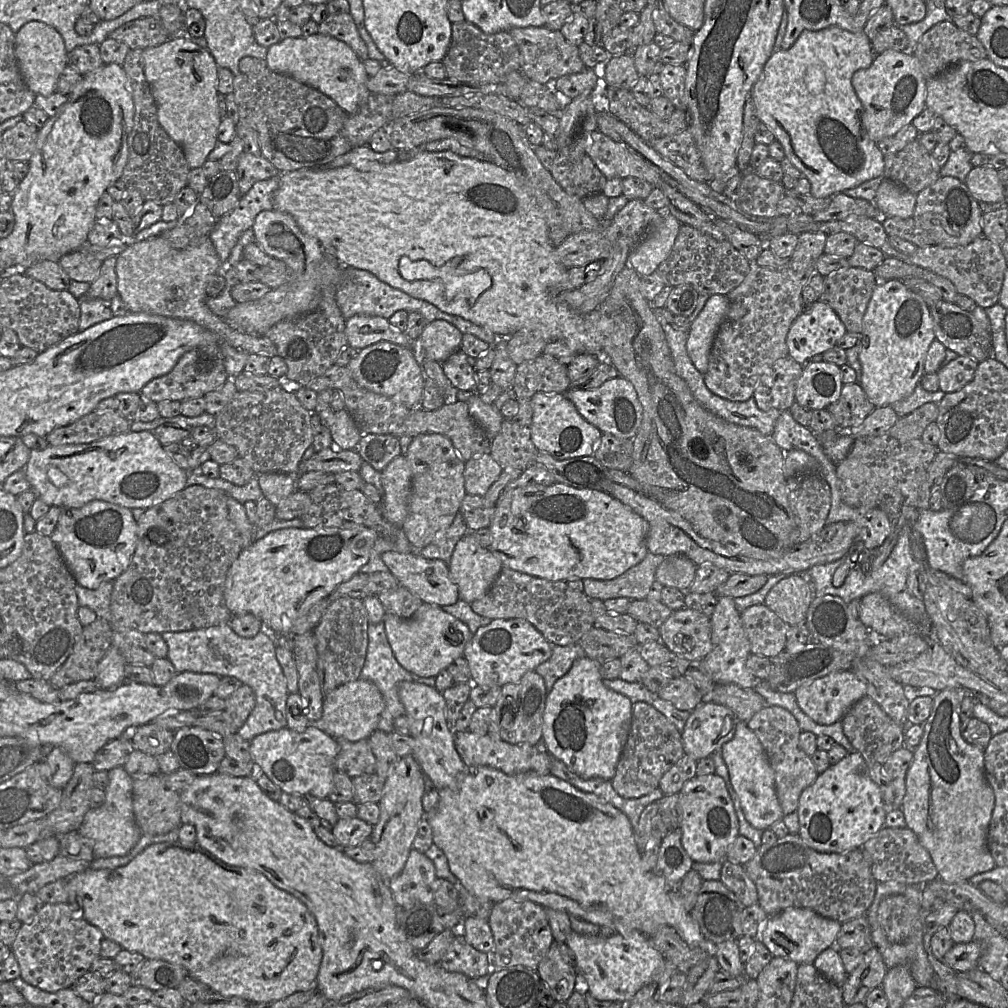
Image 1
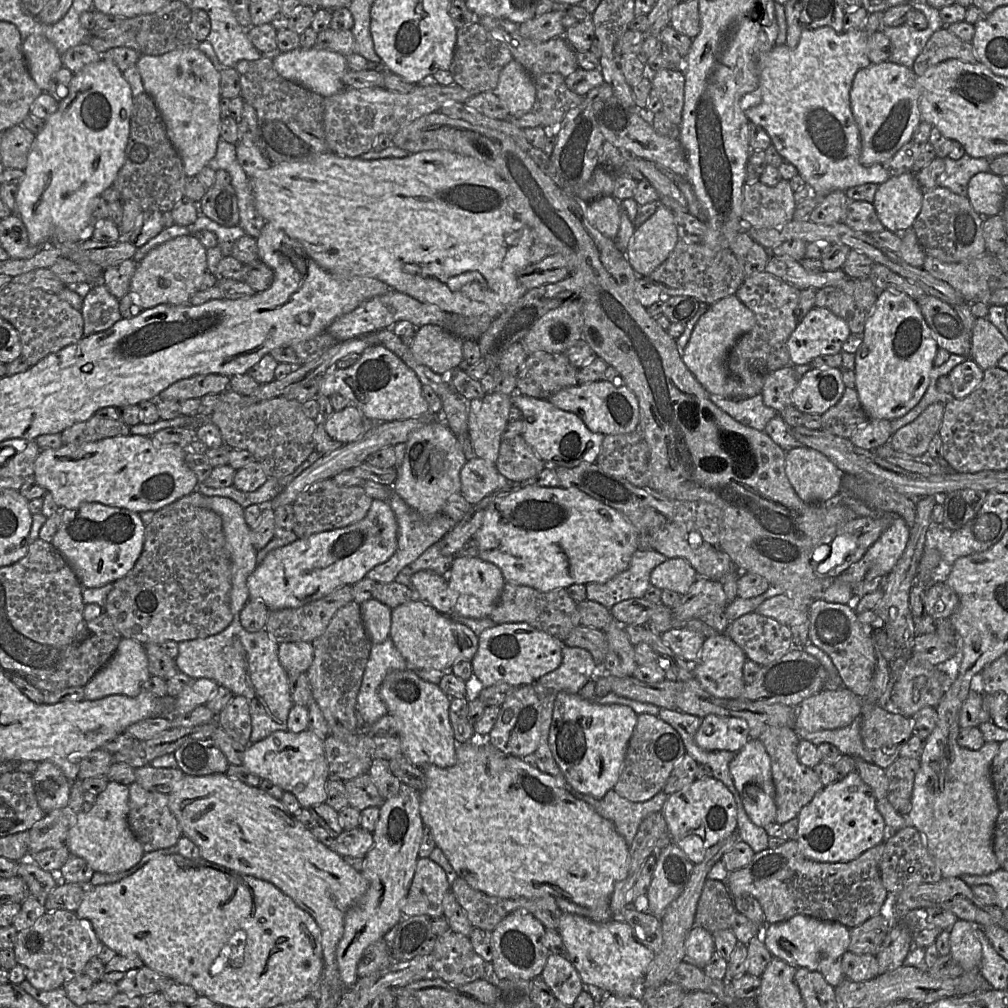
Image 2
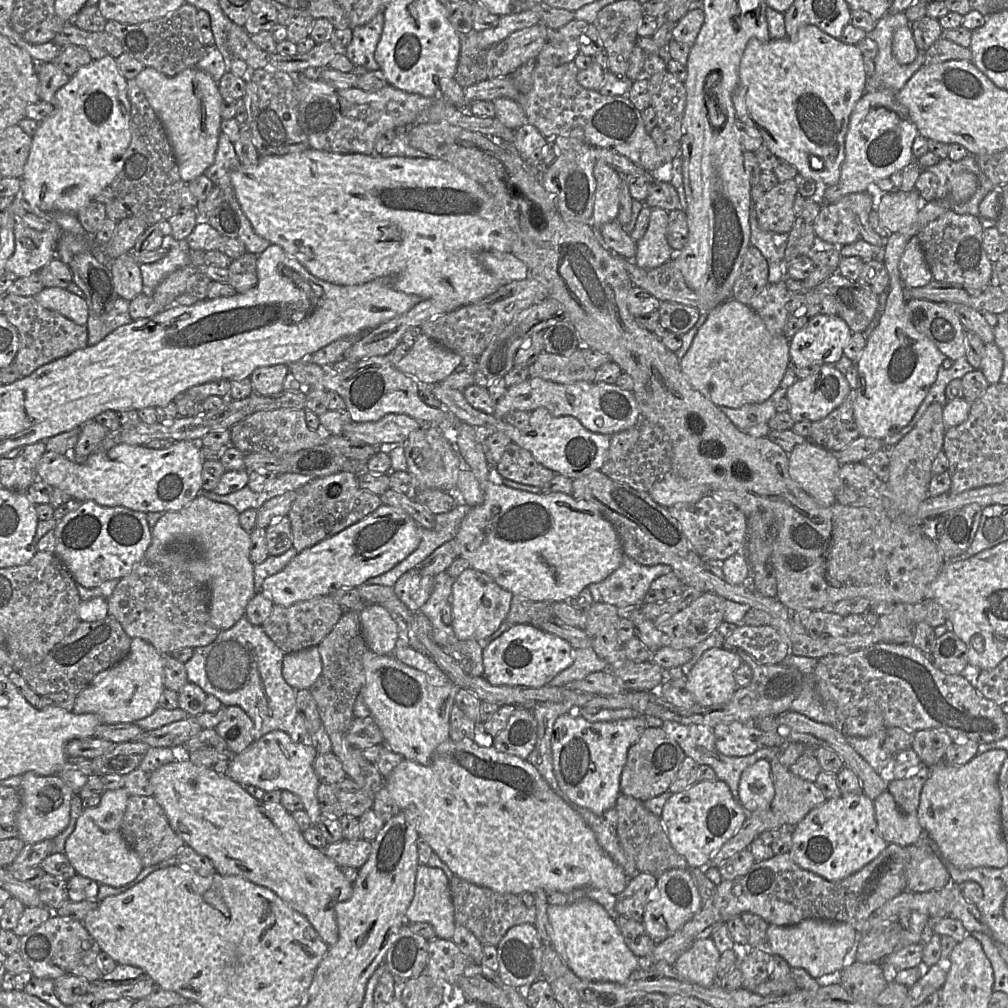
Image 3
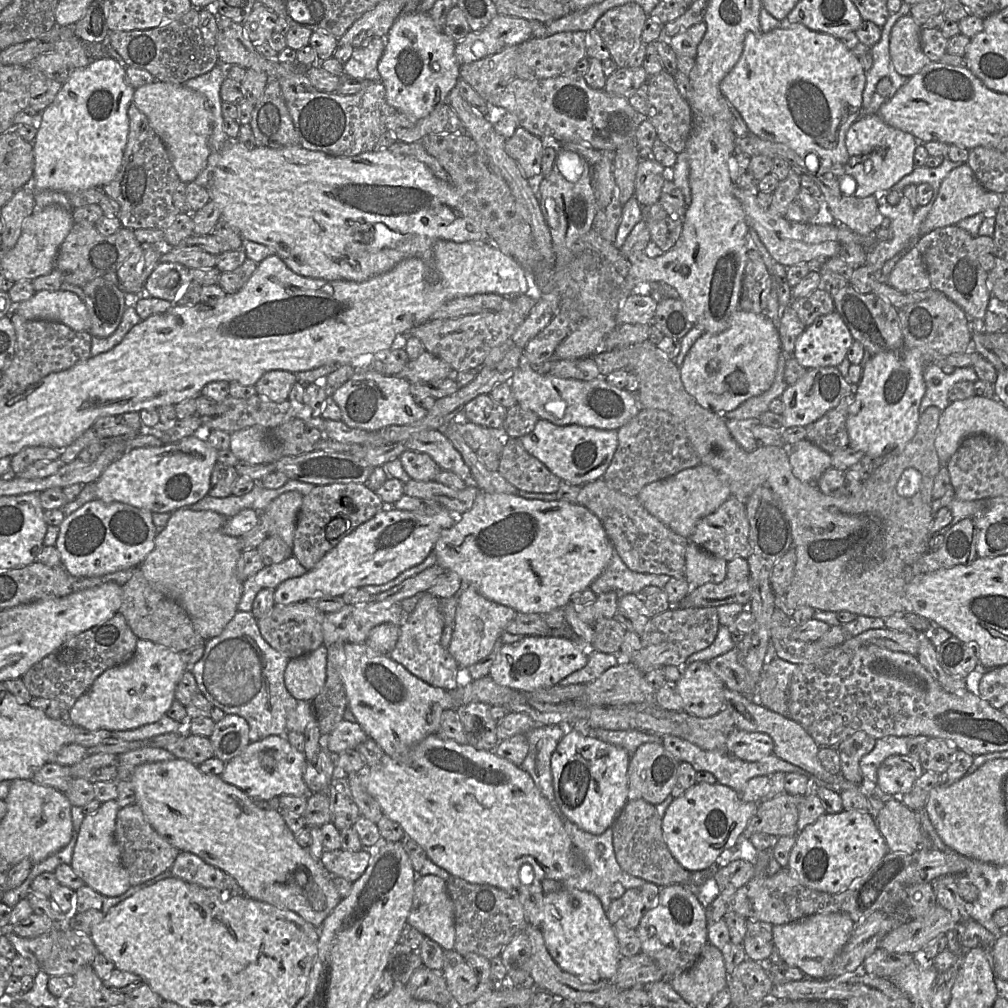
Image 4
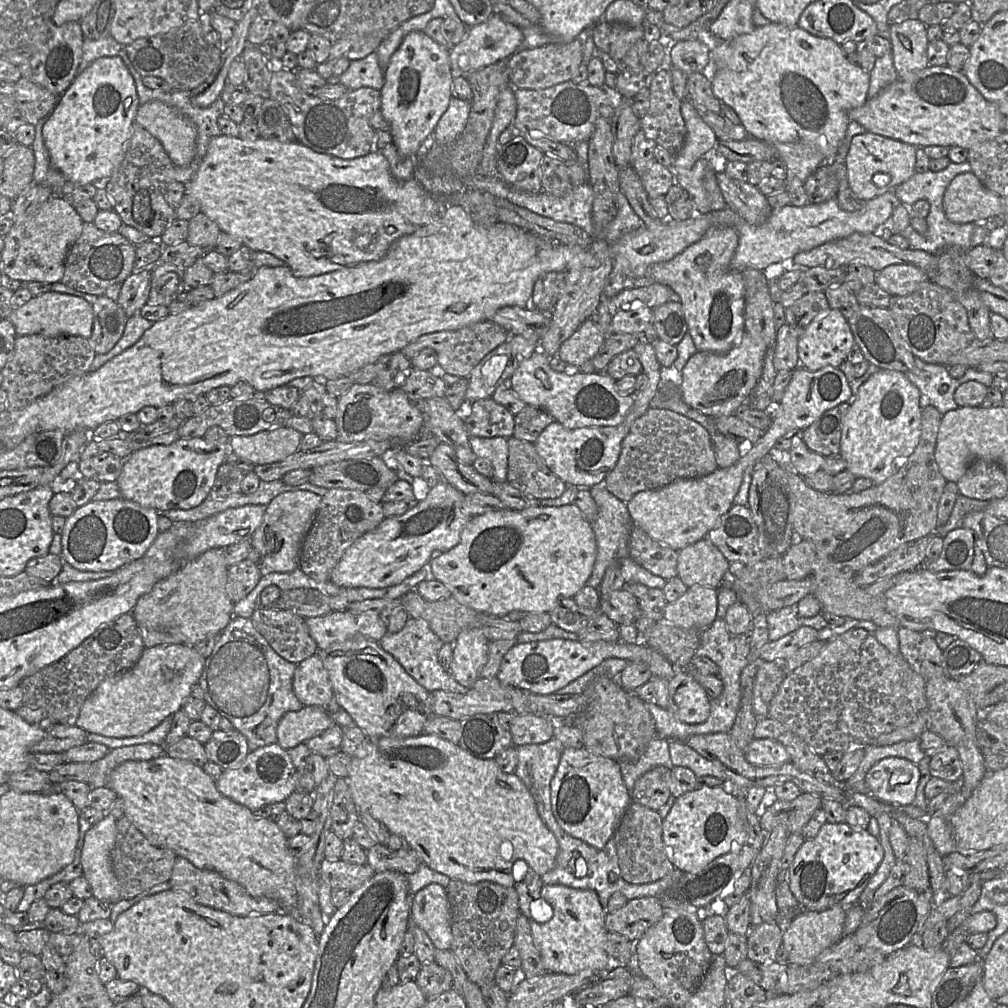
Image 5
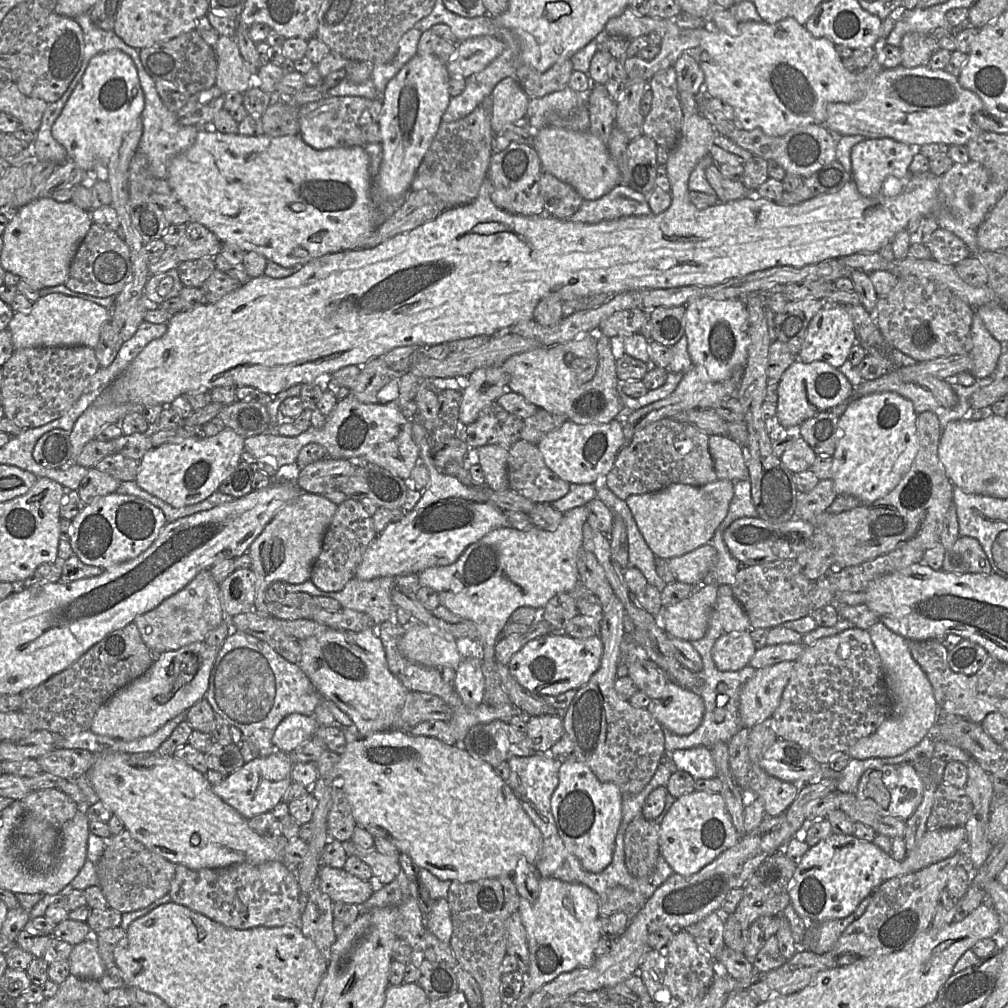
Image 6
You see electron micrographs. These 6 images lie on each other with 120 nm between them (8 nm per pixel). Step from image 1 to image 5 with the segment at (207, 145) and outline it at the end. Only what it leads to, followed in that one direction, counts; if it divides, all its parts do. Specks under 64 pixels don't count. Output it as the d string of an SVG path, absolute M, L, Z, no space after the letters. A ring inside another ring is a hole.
M157 100L139 105L135 122L162 144L174 166L188 166L196 154L196 127L177 110Z

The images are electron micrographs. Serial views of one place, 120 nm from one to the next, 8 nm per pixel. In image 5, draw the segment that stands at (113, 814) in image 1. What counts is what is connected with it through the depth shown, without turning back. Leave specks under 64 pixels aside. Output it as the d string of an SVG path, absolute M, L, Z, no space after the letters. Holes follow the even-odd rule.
M106 813L99 823L91 826L86 832L81 851L83 877L90 884L93 896L110 904L121 900L120 886L113 872L111 861L111 852L114 848L117 834L116 821L113 816Z

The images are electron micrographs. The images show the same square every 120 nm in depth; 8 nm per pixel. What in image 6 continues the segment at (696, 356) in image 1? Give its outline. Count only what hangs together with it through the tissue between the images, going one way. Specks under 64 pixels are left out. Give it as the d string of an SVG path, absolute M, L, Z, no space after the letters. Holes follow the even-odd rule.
M693 366L690 370L683 374L678 386L665 399L651 403L641 409L636 409L632 412L625 412L623 419L624 446L628 445L634 434L645 427L646 425L666 417L672 417L675 414L691 409L708 409L714 408L724 399L732 396L737 397L737 390L742 378L743 368L737 369L729 378L720 381L703 381L696 368Z

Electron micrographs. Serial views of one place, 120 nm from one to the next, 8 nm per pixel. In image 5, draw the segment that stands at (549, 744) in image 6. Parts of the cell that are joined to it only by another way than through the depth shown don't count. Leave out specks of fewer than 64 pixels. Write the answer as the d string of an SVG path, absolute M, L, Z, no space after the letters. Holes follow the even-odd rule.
M518 714L509 727L516 747L545 743L554 737L554 729L551 718L537 714Z

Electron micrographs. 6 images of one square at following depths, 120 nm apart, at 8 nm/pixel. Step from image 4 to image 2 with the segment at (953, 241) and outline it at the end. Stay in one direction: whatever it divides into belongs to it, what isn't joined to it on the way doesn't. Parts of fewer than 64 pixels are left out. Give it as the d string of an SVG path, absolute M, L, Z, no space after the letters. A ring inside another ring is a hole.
M938 186L924 191L922 207L912 228L926 256L951 263L975 258L987 252L982 225L983 216L974 210L967 196Z

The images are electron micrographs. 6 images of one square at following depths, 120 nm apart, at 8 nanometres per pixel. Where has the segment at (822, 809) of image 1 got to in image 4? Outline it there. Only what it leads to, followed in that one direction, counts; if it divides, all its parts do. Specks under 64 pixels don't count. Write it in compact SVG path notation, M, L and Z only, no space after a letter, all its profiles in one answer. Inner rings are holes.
M844 809L835 814L824 813L796 835L787 867L808 888L840 893L870 873L888 852L888 845L869 812Z

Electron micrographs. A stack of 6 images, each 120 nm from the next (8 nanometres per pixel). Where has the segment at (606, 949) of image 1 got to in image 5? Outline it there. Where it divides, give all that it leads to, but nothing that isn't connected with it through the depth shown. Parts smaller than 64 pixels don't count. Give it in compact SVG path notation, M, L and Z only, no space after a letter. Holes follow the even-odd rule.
M543 884L541 898L551 905L553 915L547 922L540 923L532 919L529 924L546 973L574 975L584 970L604 973L614 968L605 950L608 930L605 926L605 911L597 892Z

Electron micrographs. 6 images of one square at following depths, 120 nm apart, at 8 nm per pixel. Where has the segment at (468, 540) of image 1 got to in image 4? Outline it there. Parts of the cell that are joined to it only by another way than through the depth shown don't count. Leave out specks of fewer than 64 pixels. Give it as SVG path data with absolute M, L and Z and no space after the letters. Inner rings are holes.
M462 581L449 646L449 652L458 665L463 668L468 668L488 657L494 648L495 642L500 638L506 625L513 619L516 612L515 609L509 606L487 599L472 585Z

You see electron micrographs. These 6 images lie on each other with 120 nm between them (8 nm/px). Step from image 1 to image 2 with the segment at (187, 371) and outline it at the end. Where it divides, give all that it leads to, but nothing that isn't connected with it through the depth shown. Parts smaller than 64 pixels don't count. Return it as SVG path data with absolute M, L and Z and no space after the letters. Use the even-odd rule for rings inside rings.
M220 374L194 375L178 380L162 390L158 398L184 401L202 398L207 394L221 394L229 389L230 377Z

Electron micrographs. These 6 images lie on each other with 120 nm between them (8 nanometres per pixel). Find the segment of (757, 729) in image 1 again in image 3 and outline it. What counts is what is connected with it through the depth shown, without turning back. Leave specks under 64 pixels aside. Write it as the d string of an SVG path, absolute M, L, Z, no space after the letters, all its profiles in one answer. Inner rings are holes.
M773 757L769 763L775 791L771 809L785 824L795 826L810 810L827 800L815 782L794 775L789 768L781 764L778 757Z

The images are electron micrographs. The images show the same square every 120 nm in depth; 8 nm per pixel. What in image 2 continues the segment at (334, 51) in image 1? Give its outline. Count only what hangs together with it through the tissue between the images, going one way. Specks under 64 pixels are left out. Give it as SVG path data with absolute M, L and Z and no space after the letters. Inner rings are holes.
M299 47L288 52L279 52L273 59L274 69L285 79L300 85L324 98L332 96L345 88L343 76L349 70L346 57L340 53Z

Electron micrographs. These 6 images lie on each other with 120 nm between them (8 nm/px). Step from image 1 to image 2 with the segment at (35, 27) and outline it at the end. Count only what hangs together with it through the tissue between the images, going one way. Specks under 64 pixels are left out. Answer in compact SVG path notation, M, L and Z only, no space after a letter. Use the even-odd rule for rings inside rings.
M30 35L22 42L22 50L31 78L43 92L49 88L52 75L62 66L55 45L41 35Z

